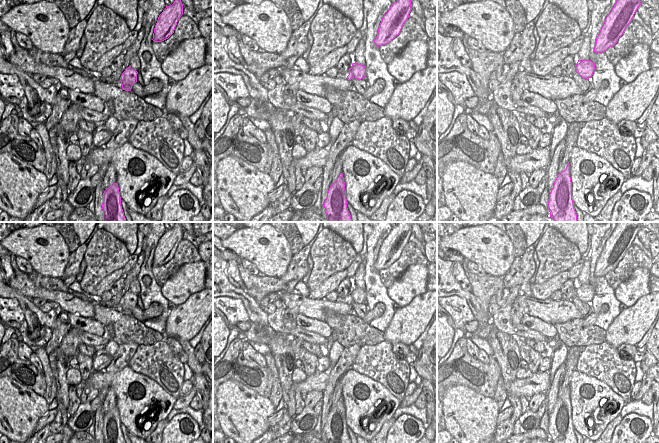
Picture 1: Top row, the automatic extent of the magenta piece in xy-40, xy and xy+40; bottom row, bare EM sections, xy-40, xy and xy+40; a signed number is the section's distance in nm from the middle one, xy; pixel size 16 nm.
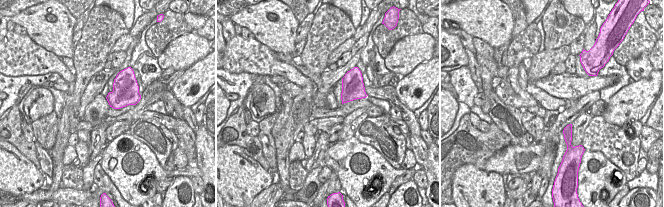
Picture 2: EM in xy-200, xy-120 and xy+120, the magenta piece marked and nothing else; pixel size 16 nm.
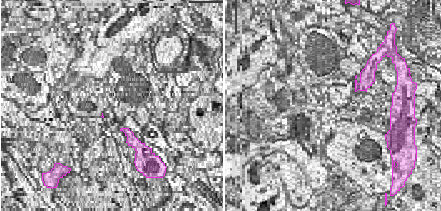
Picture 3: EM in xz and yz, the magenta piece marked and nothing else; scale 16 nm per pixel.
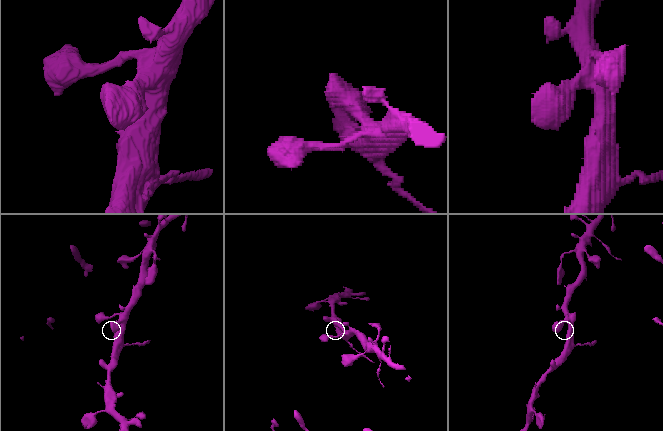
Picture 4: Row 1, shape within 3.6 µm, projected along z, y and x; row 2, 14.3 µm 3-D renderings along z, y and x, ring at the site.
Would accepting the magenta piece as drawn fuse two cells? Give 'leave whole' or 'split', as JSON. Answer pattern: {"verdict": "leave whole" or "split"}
{"verdict": "leave whole"}

